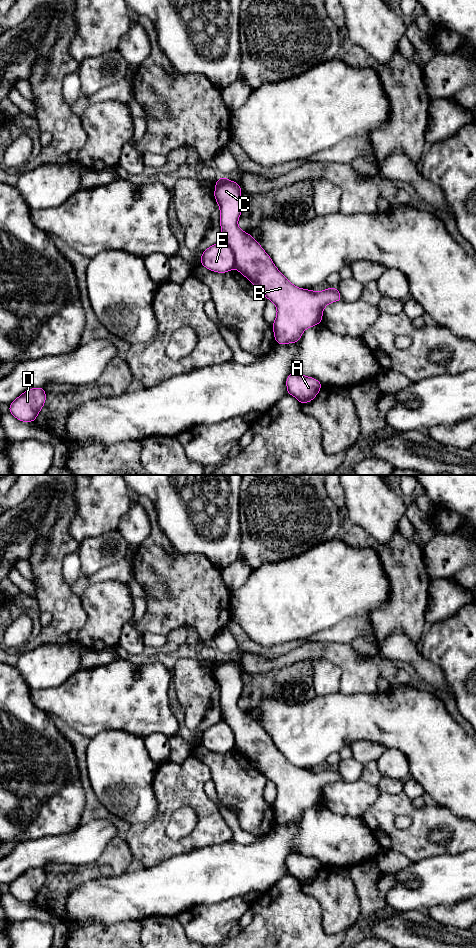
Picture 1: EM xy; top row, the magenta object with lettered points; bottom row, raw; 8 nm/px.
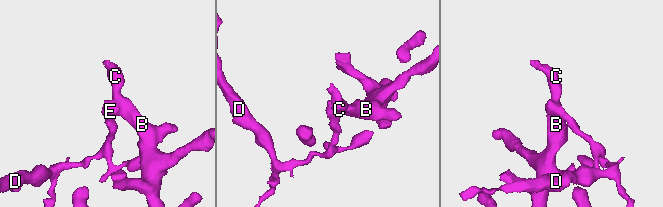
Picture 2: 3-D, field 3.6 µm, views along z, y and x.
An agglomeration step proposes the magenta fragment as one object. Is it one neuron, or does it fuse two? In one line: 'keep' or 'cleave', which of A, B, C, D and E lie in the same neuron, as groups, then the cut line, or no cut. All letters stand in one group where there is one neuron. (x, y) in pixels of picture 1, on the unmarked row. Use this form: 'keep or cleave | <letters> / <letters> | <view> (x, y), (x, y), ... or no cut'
cleave | A B C / D E | xy (222, 719), (233, 733), (235, 748)

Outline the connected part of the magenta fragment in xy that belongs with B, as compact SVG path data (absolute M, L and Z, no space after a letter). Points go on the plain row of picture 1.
M226 656L219 657L215 663L214 678L220 688L222 720L234 733L235 749L275 784L277 794L272 804L275 822L281 825L296 823L300 821L301 815L306 809L322 803L324 788L330 783L341 781L342 777L337 767L318 772L298 768L277 749L271 737L258 721L238 706L238 699L244 686L241 671L242 667L235 661L229 661Z

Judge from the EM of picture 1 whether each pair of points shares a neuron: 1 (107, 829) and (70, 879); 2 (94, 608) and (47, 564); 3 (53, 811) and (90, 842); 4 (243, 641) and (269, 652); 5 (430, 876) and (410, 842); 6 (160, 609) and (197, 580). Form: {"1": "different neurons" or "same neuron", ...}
{"1": "different neurons", "2": "different neurons", "3": "different neurons", "4": "same neuron", "5": "different neurons", "6": "same neuron"}

